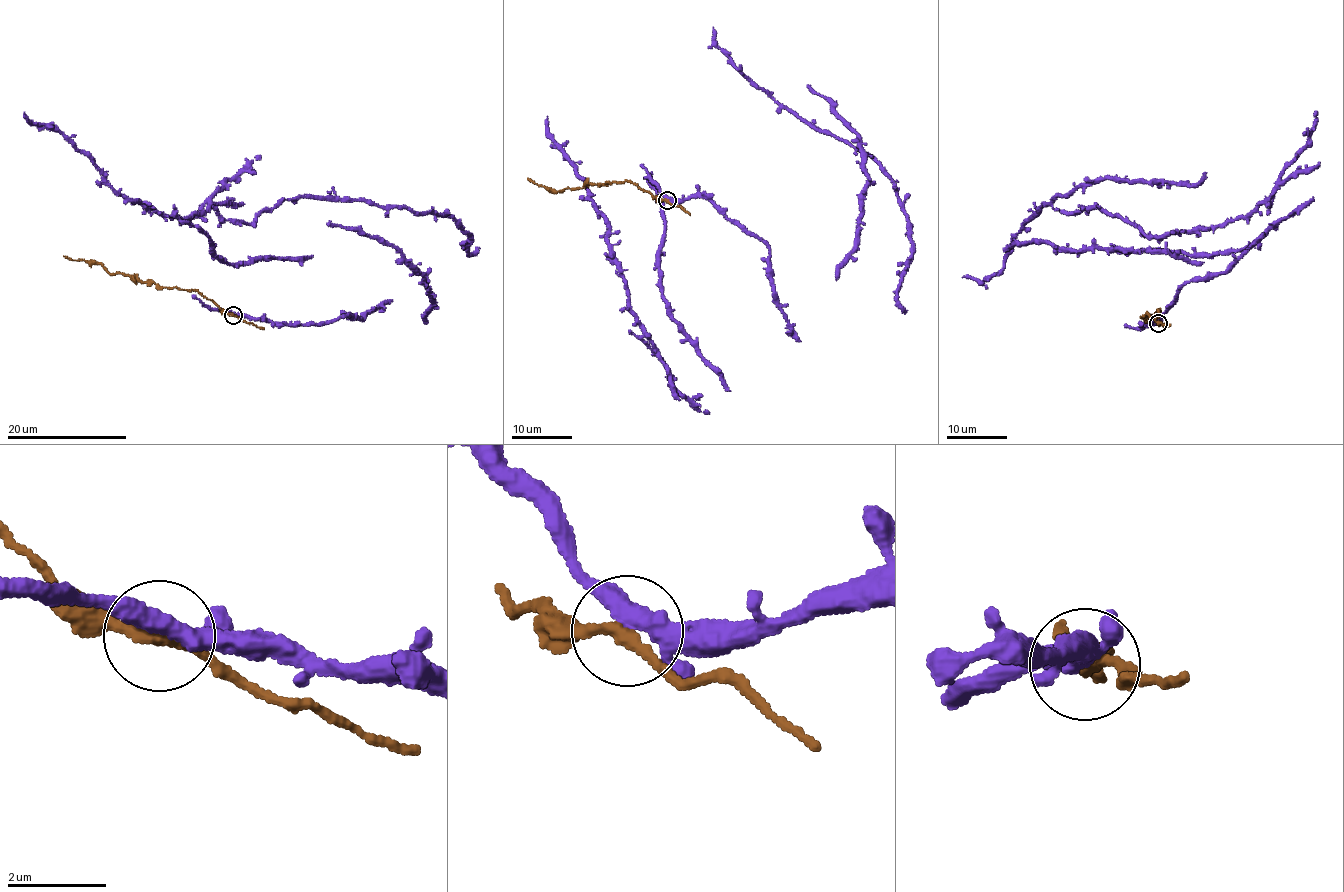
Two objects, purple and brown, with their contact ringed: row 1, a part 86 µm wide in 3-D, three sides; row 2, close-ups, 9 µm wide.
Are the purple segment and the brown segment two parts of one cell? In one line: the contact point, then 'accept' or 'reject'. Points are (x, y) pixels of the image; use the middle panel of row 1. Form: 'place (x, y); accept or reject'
place (667, 200); reject

